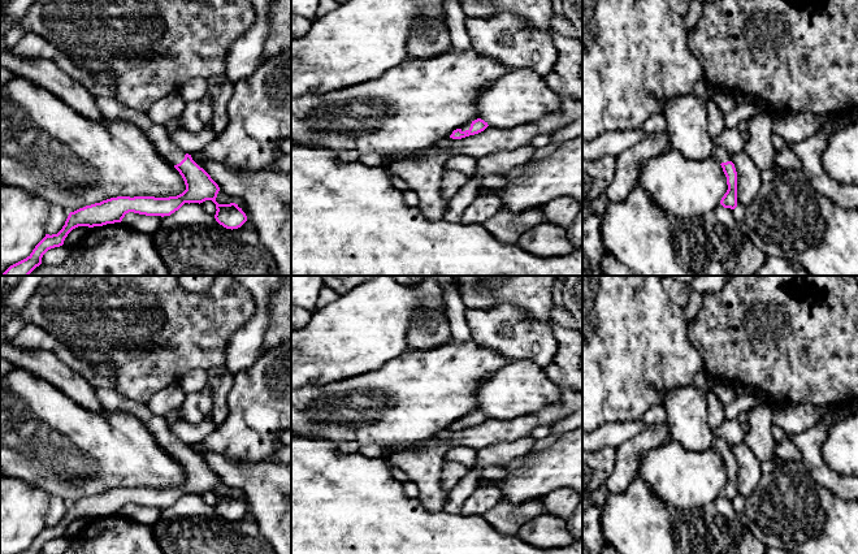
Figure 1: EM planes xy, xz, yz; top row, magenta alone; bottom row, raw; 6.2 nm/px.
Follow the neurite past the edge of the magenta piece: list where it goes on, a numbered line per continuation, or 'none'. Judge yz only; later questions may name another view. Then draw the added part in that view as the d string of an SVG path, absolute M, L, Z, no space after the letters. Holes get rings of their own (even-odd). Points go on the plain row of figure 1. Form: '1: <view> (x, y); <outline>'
1: yz (720, 445); M718 438L714 443L714 449L722 455L727 453L732 453L732 446L724 440Z

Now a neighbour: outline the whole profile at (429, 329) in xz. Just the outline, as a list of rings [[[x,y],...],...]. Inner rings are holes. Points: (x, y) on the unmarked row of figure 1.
[[[446,310],[417,311],[408,330],[408,346],[416,350],[430,350],[451,339]]]

